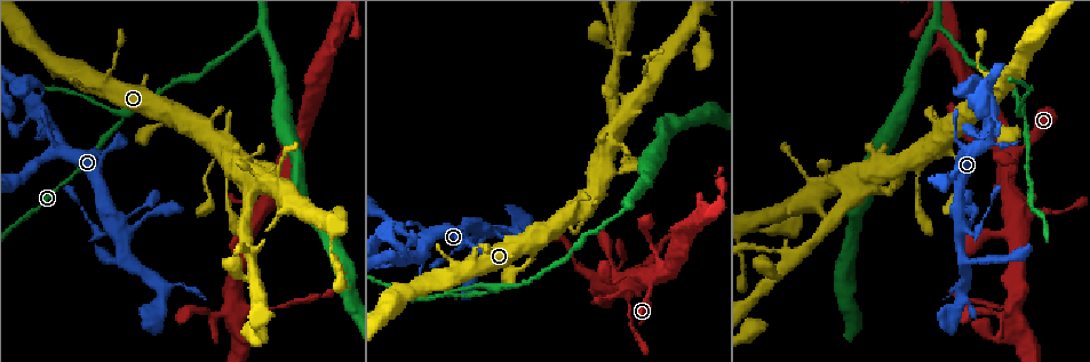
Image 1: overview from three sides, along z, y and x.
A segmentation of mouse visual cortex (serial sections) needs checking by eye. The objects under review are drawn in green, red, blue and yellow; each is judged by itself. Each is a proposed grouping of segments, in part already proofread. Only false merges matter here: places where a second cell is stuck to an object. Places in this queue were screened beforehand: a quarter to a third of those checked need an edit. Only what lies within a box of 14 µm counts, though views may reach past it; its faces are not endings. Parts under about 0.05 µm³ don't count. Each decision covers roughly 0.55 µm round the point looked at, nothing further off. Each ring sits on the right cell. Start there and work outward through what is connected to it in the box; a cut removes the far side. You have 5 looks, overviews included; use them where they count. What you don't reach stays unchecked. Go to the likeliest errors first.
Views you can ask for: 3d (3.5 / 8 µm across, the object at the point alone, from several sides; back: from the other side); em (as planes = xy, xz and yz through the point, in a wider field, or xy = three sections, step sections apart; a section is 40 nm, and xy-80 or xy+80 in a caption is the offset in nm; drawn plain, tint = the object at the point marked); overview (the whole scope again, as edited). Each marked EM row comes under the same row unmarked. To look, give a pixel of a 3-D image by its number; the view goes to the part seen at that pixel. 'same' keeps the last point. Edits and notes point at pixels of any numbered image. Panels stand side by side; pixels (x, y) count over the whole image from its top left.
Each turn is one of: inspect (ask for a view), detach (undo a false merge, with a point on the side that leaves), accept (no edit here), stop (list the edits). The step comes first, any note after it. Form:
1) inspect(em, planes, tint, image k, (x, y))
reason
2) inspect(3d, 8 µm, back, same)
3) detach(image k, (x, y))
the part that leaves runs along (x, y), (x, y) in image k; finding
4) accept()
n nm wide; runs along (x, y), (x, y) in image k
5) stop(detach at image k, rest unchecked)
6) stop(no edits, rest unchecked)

inspect(3d, 3.5 µm, image 1, (491, 287))
three-way junction

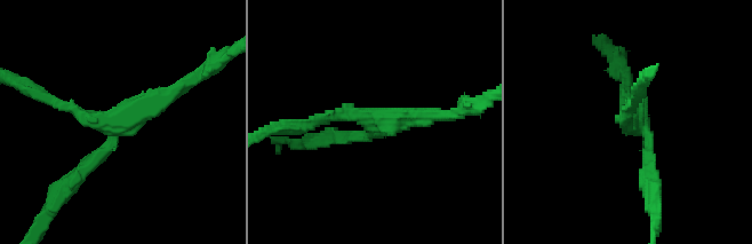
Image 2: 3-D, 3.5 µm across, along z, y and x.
inspect(em, xy, step 2, tint, image 2, (637, 120))
3 arms; arms of 200, 200, 250 nm

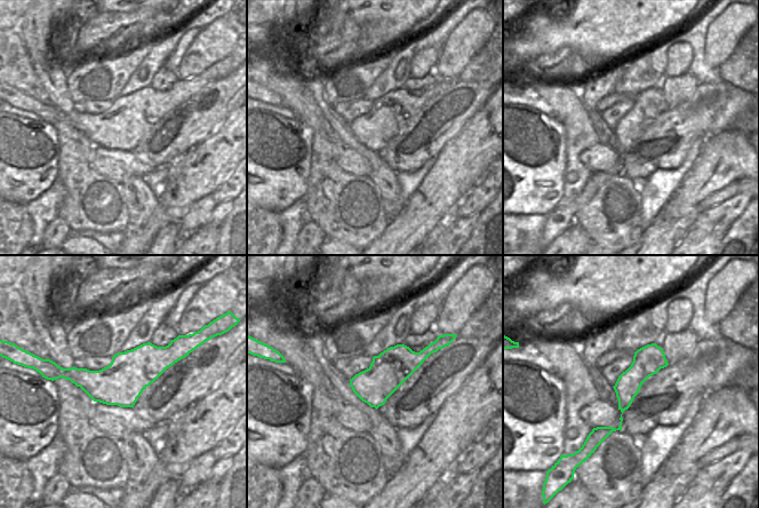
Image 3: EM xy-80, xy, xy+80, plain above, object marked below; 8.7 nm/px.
accept()
one cell here

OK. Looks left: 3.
inspect(3d, 3.5 µm, image 1, (1001, 305))
thin neck

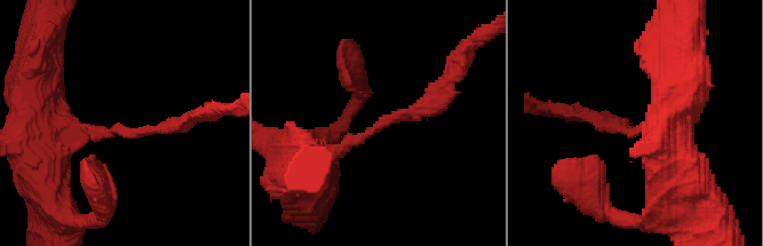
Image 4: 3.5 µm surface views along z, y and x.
inspect(em, xy, step 1, tint, image 4, (376, 128))
arms of 200, 250 nm

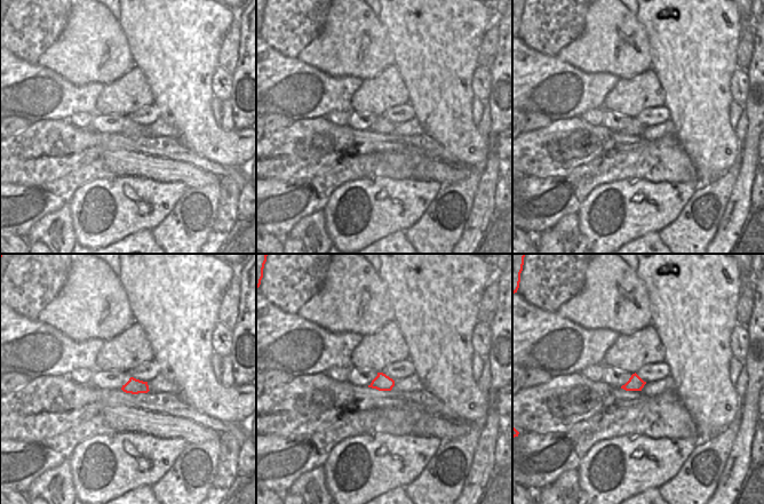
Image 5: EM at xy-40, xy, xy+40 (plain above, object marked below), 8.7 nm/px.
accept()
runs along (310, 160), (429, 104), (439, 93) in image 4; all the same cell

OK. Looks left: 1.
stop(no edits, rest unchecked)

